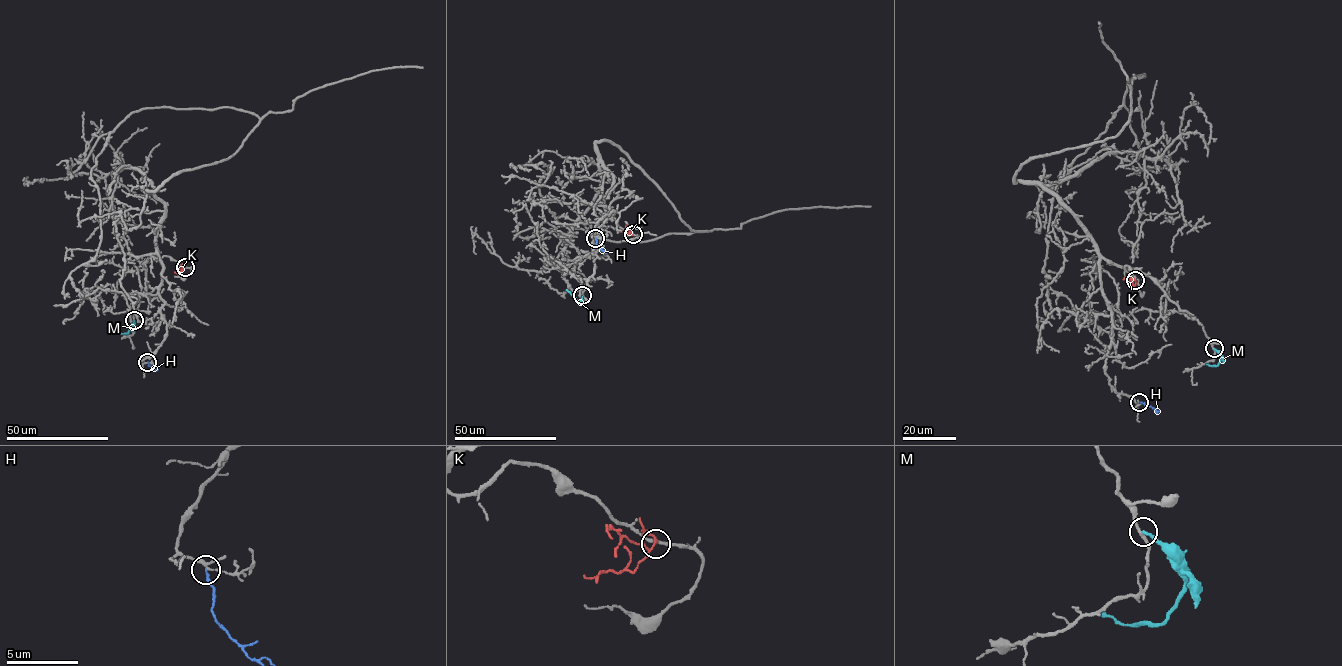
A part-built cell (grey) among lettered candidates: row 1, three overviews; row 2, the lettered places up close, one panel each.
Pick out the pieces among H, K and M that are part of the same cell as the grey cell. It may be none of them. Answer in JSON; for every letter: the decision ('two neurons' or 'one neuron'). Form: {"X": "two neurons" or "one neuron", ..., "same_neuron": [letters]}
{"H": "two neurons", "K": "two neurons", "M": "two neurons", "same_neuron": []}

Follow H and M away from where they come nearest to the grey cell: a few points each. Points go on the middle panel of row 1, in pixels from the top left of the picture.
H: (595, 237), (597, 246), (606, 253)
M: (581, 296), (578, 301), (566, 289)

